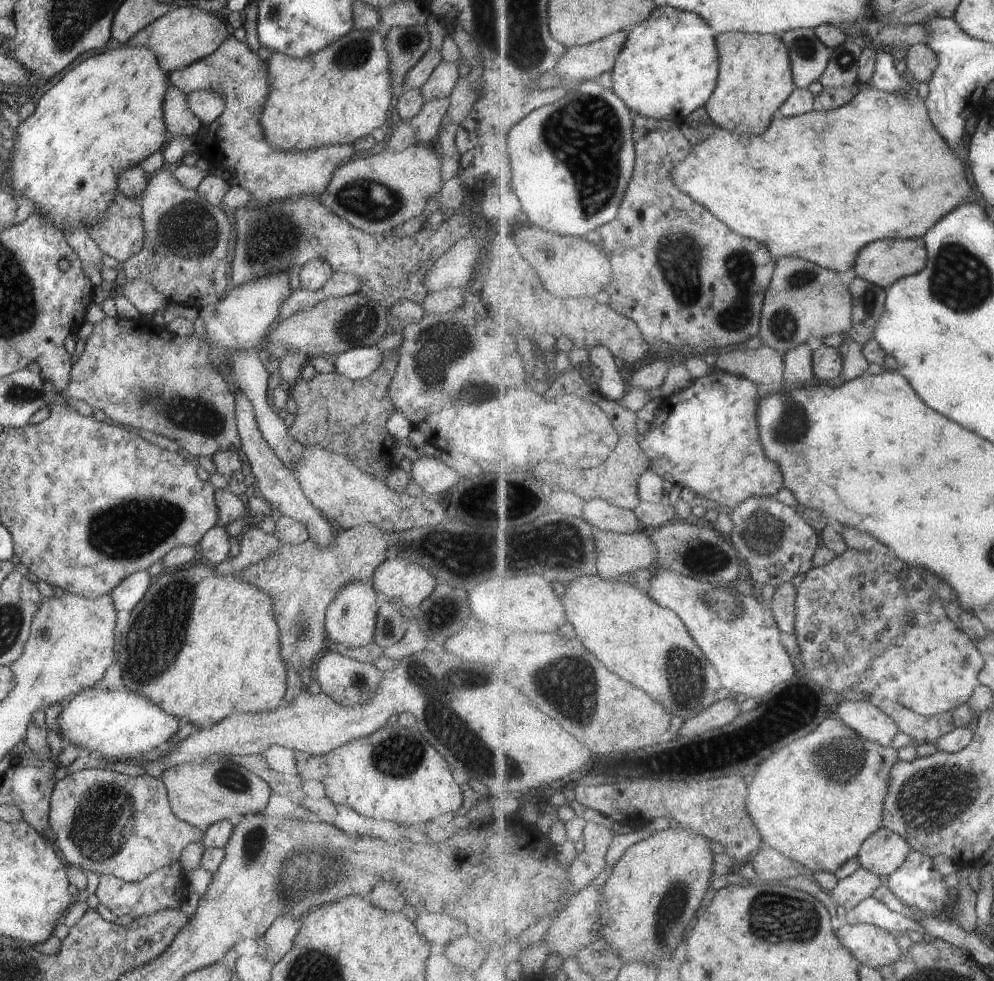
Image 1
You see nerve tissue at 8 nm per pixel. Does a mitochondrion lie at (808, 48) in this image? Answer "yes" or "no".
yes

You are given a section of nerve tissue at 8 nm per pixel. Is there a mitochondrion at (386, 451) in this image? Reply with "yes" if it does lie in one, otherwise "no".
no

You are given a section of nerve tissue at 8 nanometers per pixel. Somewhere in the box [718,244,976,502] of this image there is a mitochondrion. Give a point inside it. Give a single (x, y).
(793, 422)

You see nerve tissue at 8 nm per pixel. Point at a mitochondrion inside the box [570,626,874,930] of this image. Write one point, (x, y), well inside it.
(840, 766)

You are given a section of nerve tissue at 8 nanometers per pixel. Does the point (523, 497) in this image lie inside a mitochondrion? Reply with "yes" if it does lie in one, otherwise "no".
no

